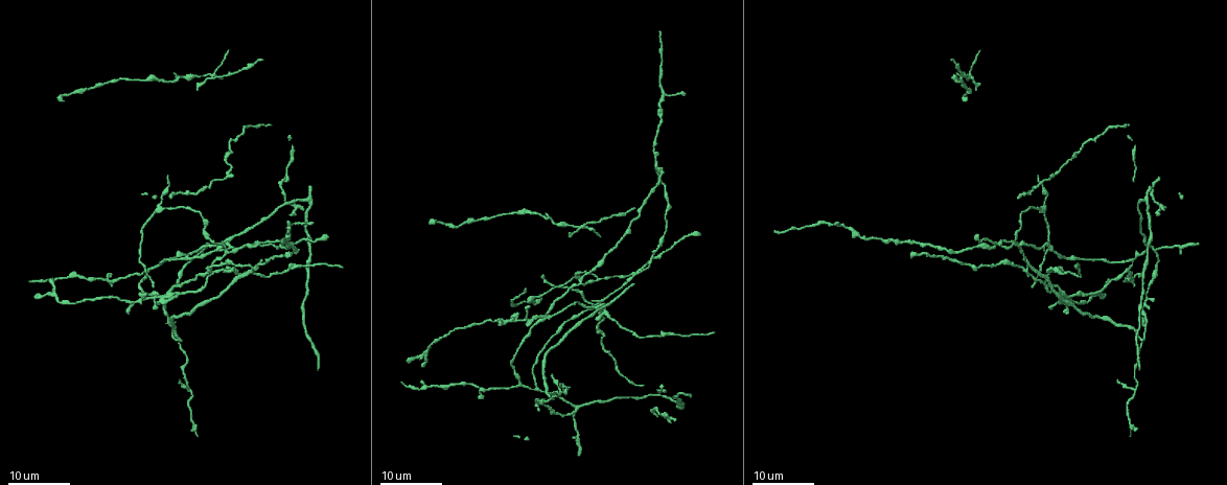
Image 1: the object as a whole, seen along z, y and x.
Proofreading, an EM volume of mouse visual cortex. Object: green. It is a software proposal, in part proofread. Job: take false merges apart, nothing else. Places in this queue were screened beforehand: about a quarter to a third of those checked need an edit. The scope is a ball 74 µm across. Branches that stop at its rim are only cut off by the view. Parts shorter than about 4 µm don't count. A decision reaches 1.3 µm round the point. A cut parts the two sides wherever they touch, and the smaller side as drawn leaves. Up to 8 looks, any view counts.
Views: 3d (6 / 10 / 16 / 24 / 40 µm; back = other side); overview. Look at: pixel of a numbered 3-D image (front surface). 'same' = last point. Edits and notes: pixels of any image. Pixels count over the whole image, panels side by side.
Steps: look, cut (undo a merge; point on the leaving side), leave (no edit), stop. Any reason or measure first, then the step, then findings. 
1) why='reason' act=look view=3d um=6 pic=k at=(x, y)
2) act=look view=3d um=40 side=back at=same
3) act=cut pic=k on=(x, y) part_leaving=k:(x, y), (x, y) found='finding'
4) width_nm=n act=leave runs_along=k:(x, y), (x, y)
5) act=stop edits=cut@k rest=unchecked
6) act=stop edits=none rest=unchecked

why='branch point' act=look view=3d um=24 pic=1 at=(149, 269)

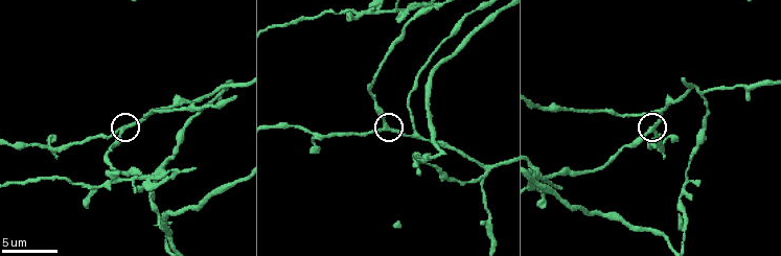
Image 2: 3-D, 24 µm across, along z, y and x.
why='closer look' act=look view=3d um=10 pic=2 at=(121, 130)

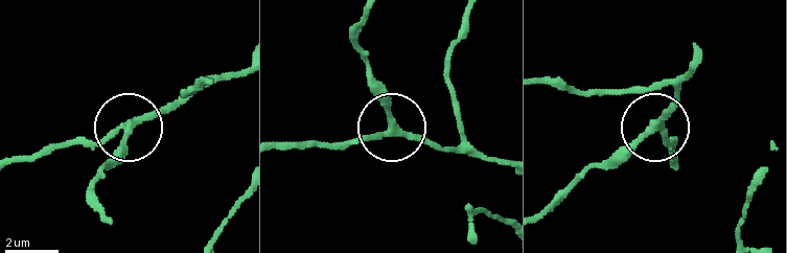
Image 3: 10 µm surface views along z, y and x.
act=leave runs_along=3:(367, 16), (355, 43), (387, 123), (355, 144), (318, 144) found='one neuron here'

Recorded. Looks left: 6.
why='four-way junction' act=look view=3d um=16 pic=2 at=(486, 171)

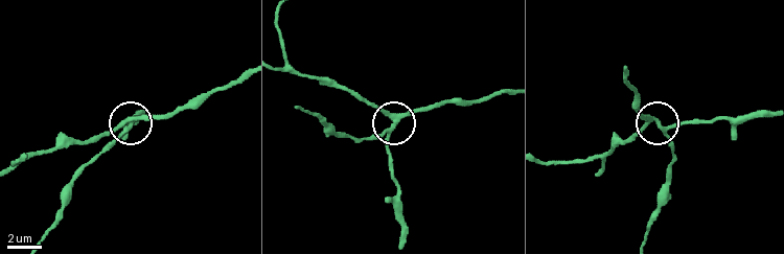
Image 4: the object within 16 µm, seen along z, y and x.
width_nm=240 act=leave runs_along=4:(282, 70), (359, 92), (393, 123), (433, 105) found='continuous, no second neuron'

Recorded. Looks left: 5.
act=look view=3d um=16 pic=1 at=(160, 204)

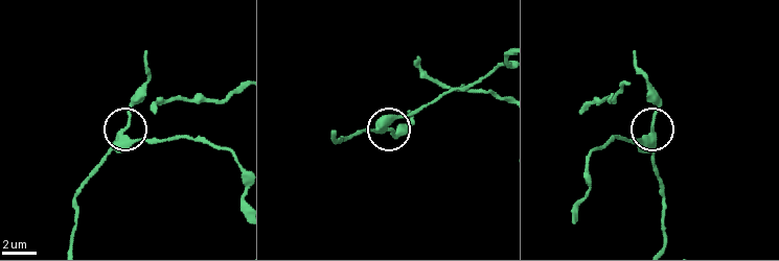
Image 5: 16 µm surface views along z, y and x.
act=look view=3d um=6 pic=5 at=(122, 130)

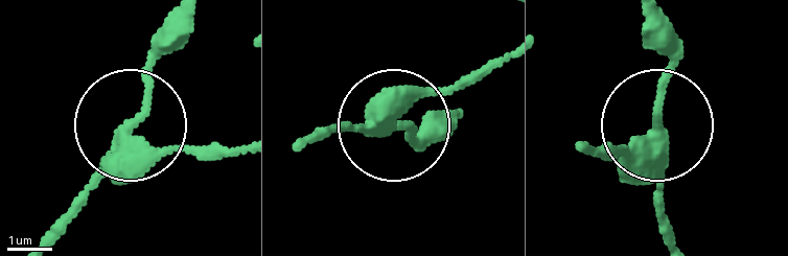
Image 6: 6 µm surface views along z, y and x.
act=cut pic=6 on=(74, 199) part_leaving=6:(386, 131), (319, 134) found='two neurons meet here'

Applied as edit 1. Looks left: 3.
why='four or more arms meet' act=look view=3d um=16 pic=1 at=(207, 74)

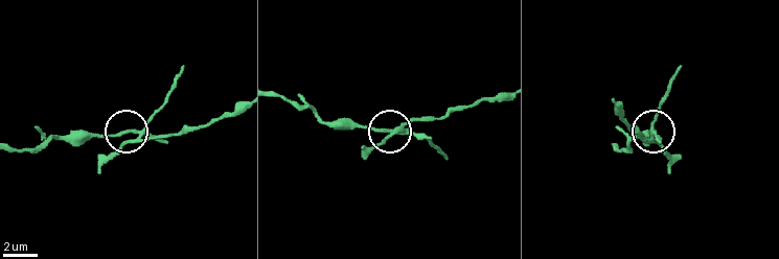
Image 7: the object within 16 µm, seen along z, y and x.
act=look view=3d um=10 pic=7 at=(134, 132)

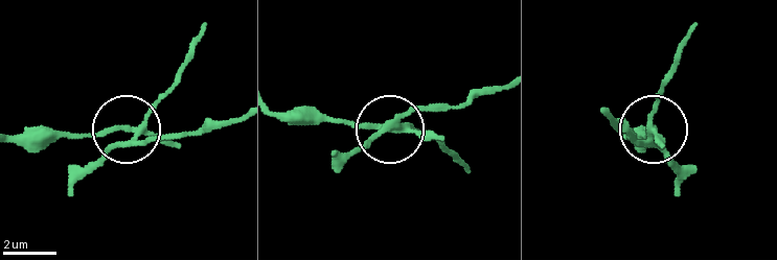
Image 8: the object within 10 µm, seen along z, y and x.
act=cut pic=8 on=(153, 112) part_leaving=8:(392, 124), (373, 130), (279, 118) found='a second neuron is stuck on'

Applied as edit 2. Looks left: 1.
act=stop edits=cut@6,cut@8 rest=unchecked

